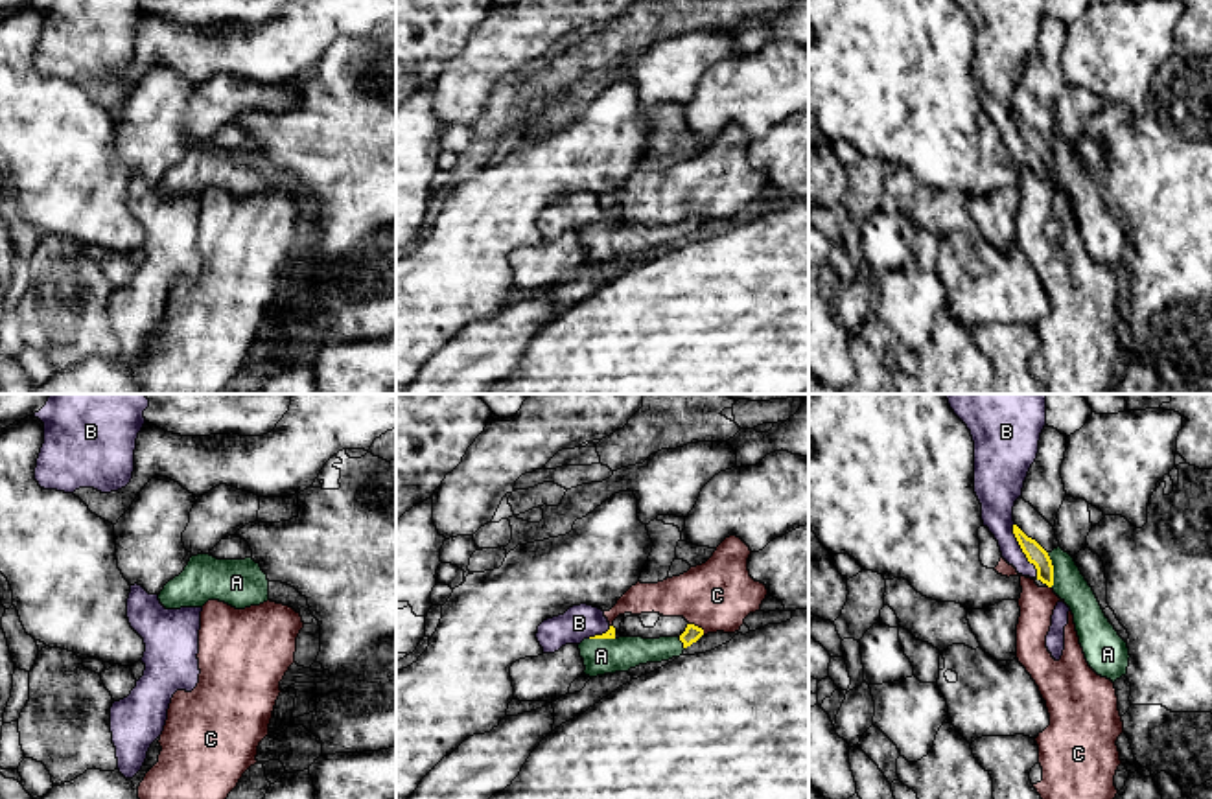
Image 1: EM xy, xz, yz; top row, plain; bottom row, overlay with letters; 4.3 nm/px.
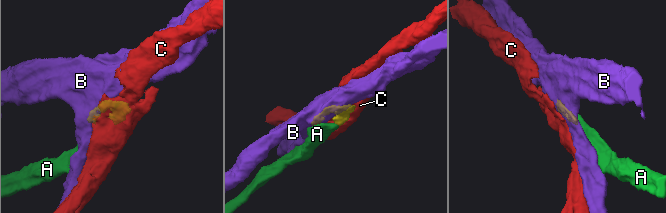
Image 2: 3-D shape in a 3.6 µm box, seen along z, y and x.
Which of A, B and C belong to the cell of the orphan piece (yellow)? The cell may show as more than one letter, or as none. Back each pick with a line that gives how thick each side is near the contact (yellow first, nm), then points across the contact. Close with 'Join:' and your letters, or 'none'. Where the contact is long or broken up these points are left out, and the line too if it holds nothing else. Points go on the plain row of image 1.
A: calibres 90 and 140 nm
Join: A

